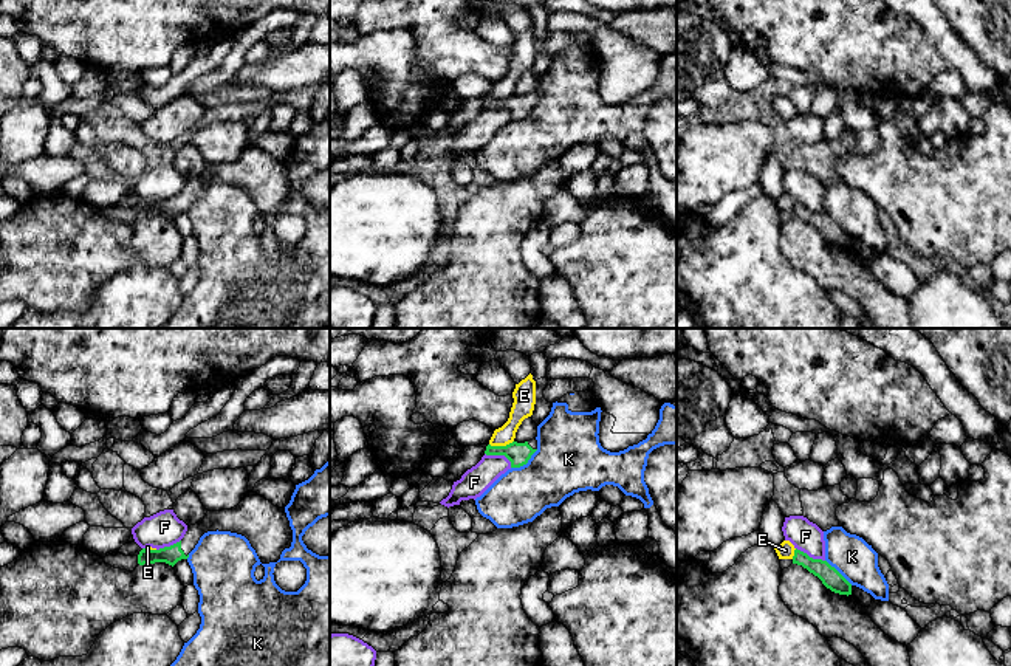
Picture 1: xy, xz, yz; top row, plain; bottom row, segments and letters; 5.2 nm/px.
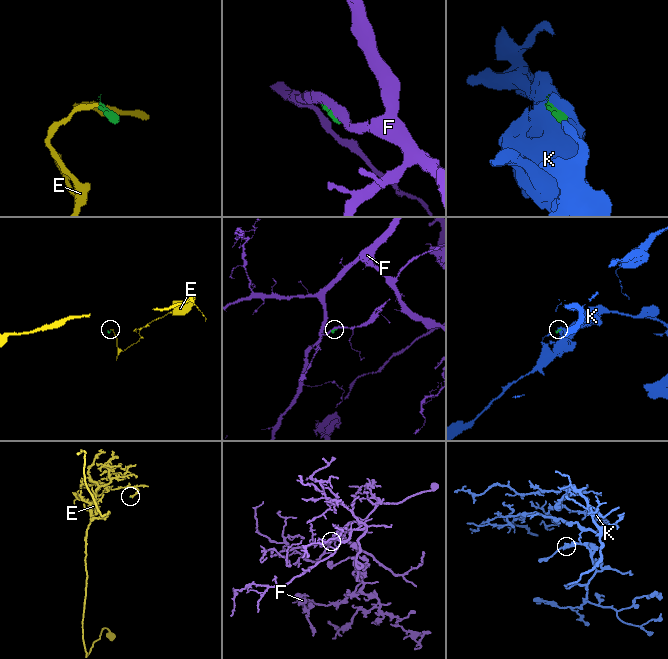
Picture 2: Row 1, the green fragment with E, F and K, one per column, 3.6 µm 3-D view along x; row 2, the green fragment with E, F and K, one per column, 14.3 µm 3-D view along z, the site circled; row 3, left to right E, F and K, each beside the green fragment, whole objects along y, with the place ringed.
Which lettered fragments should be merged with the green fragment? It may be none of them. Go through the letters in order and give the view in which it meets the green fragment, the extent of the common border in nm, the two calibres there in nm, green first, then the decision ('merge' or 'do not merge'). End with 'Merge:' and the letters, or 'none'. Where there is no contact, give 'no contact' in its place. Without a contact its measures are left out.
E: meets green in xz; contact 130 nm long; 120 nm thick on the green side, 110 nm on the other; do not merge
F: meets green in xz; contact 160 nm long; 120 nm thick on the green side, 150 nm on the other; do not merge
K: meets green in xz; contact 170 nm long; 120 nm thick on the green side, 340 nm on the other; do not merge
Merge: none

